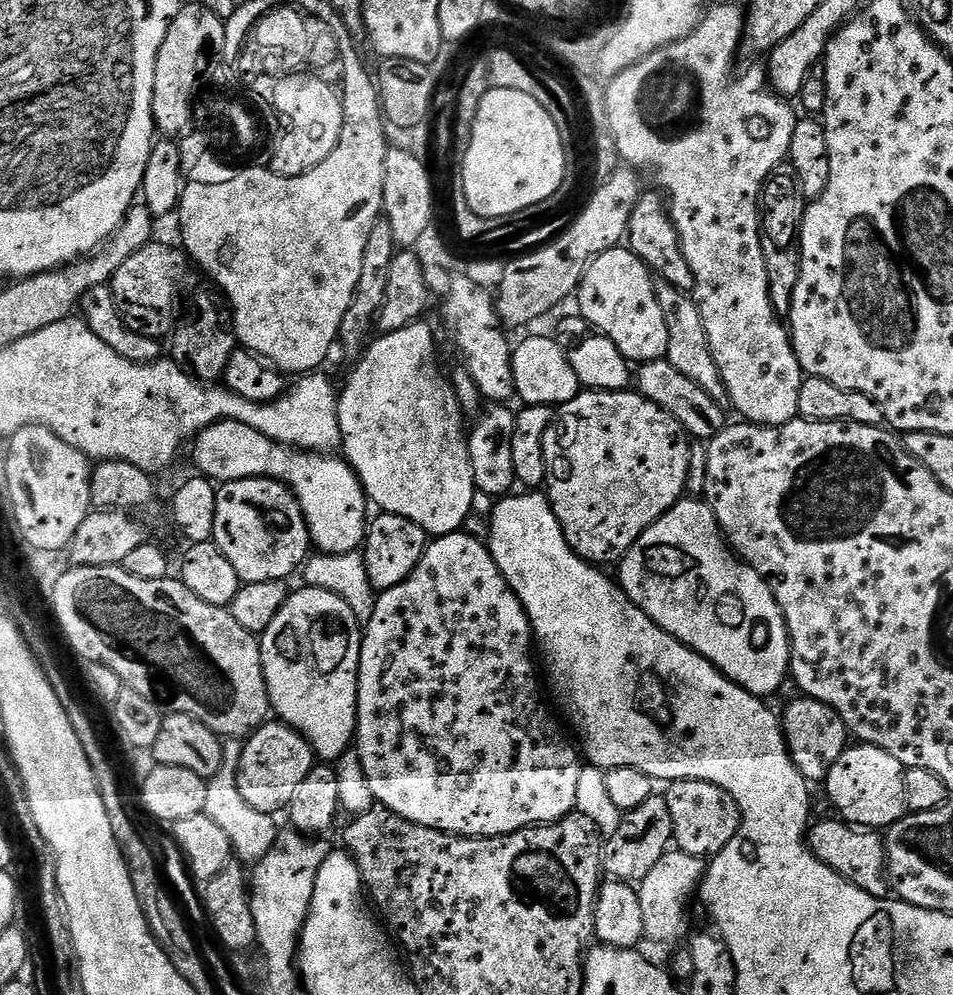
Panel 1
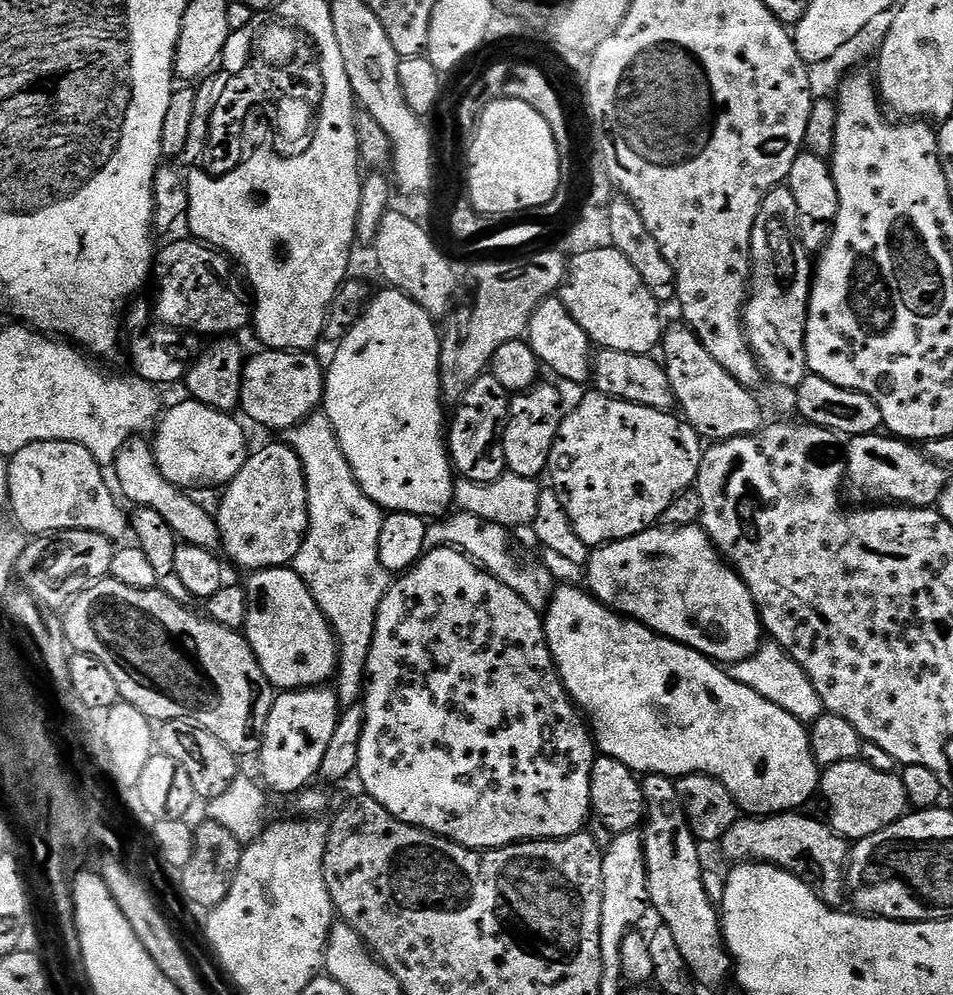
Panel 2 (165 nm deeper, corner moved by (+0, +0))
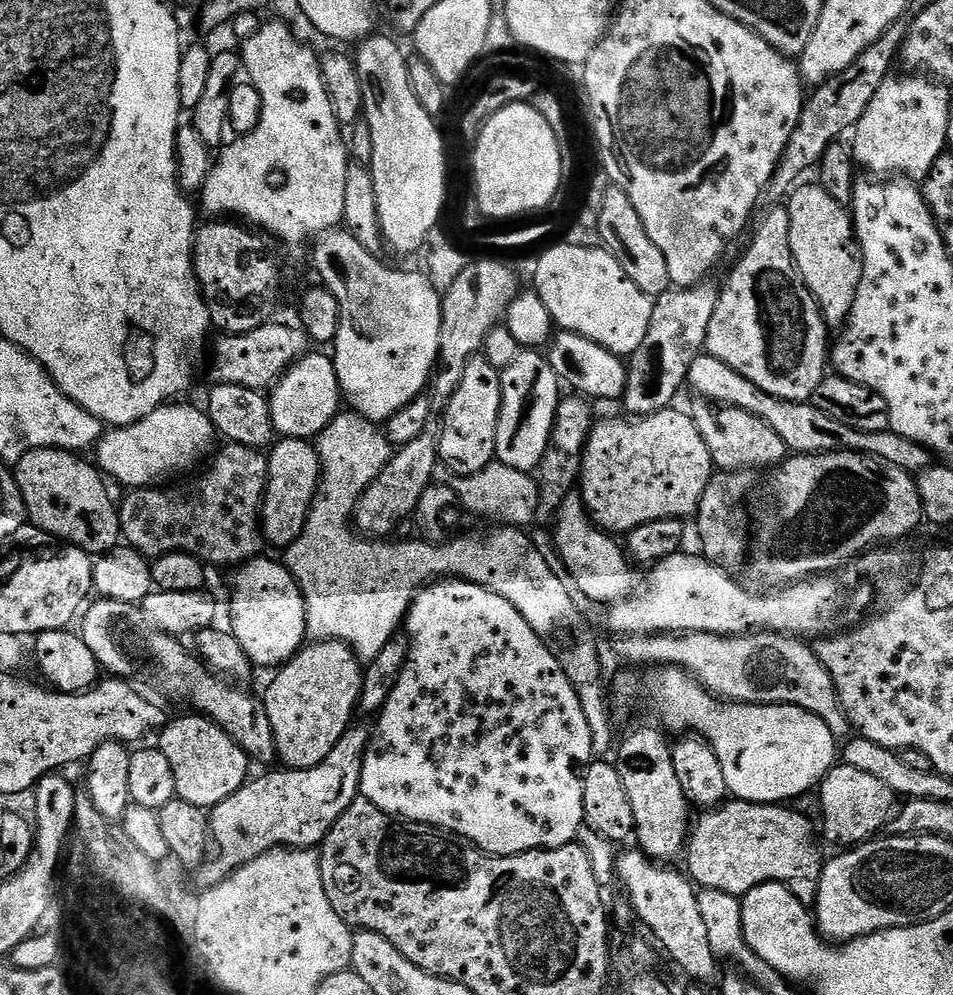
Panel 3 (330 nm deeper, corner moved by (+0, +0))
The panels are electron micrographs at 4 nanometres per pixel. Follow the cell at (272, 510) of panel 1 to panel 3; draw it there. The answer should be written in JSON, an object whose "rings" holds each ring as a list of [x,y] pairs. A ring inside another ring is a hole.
{"rings":[[[280,438],[271,445],[267,453],[268,485],[264,491],[264,502],[260,506],[258,527],[263,539],[279,550],[287,549],[308,525],[308,512],[320,486],[320,459],[315,443],[306,440]]]}

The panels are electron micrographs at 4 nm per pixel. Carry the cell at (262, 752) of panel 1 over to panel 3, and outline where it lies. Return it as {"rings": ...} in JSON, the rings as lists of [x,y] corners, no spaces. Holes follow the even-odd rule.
{"rings":[[[321,640],[301,648],[276,674],[262,703],[274,730],[277,757],[289,768],[318,766],[353,723],[364,677],[361,661],[342,642]]]}

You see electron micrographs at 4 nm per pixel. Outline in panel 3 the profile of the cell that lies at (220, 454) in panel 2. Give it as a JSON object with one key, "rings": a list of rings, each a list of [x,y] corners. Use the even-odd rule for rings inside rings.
{"rings":[[[165,402],[127,428],[113,427],[105,431],[94,448],[99,471],[125,484],[125,489],[135,490],[163,485],[171,481],[168,480],[171,476],[180,476],[195,464],[203,465],[217,447],[216,427],[210,422],[207,411],[200,409],[199,412],[180,403],[184,402]]]}

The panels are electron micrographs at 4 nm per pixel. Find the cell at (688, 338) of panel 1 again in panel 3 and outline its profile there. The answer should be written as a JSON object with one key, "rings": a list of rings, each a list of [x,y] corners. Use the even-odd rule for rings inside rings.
{"rings":[[[693,399],[690,415],[694,426],[702,434],[702,442],[706,442],[706,450],[710,450],[710,458],[713,465],[720,472],[743,472],[745,470],[757,470],[756,468],[768,468],[784,463],[790,449],[784,445],[782,438],[762,422],[762,418],[754,418],[754,414],[746,414],[744,410],[737,408],[721,407],[719,411],[707,400]]]}

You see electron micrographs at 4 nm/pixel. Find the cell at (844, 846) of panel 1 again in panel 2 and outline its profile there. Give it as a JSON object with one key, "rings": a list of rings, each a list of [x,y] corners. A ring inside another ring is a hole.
{"rings":[[[799,811],[779,814],[748,814],[736,820],[726,830],[722,847],[732,862],[759,862],[773,864],[793,872],[799,880],[805,880],[820,899],[836,906],[846,896],[846,865],[850,855],[849,841],[840,836],[831,823],[812,816],[800,816]]]}

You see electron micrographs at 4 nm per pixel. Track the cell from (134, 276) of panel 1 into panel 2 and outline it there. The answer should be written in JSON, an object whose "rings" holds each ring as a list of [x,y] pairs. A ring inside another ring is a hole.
{"rings":[[[195,238],[187,239],[176,240],[155,253],[155,319],[161,325],[199,334],[204,338],[217,334],[228,338],[240,334],[236,332],[242,331],[247,324],[249,327],[254,320],[254,300],[241,273],[227,255]]]}

